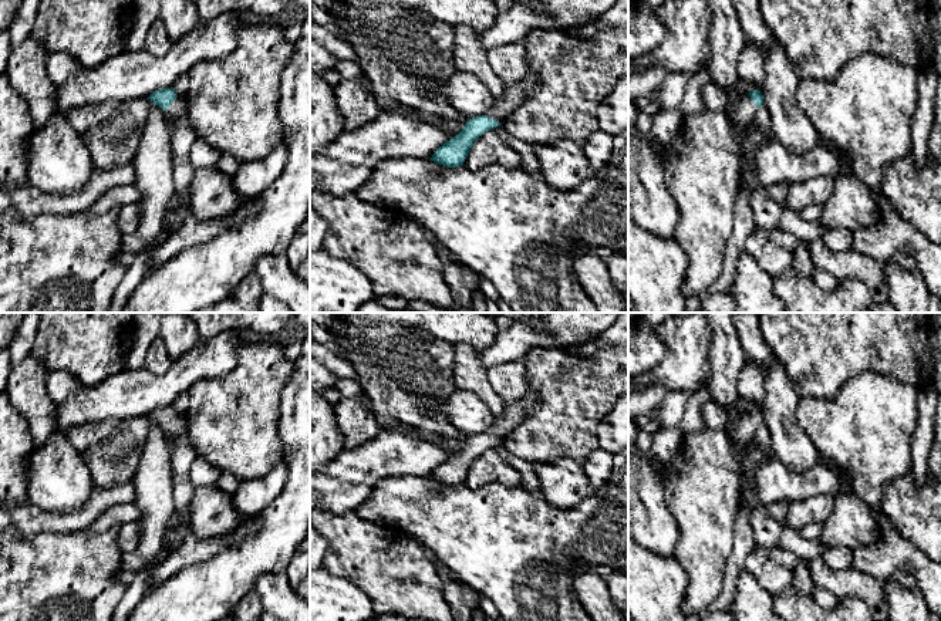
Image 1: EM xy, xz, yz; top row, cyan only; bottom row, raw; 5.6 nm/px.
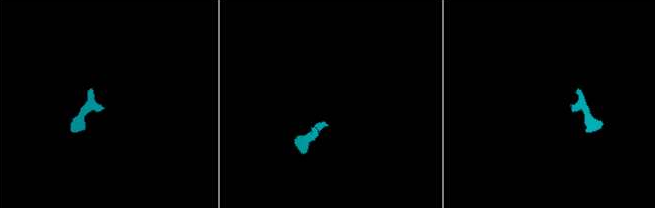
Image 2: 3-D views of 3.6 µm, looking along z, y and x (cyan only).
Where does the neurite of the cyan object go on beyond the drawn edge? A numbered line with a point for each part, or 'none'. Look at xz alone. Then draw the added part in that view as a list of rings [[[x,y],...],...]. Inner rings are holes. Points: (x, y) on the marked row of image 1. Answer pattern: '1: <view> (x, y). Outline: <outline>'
1: xz (516, 94). Outline: [[[527,74],[522,81],[507,87],[506,95],[503,98],[495,99],[486,115],[502,125],[510,112],[525,102],[525,99],[533,92],[534,87],[534,78]]]

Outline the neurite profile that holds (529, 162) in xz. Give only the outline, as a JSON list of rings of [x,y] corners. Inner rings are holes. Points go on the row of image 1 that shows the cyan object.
[[[513,136],[506,141],[522,158],[520,168],[526,172],[540,172],[539,161],[534,155],[534,145],[522,142]]]

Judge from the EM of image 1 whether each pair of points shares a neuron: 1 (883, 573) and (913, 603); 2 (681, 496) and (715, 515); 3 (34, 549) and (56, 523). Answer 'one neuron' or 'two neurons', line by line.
1: two neurons
2: one neuron
3: two neurons

